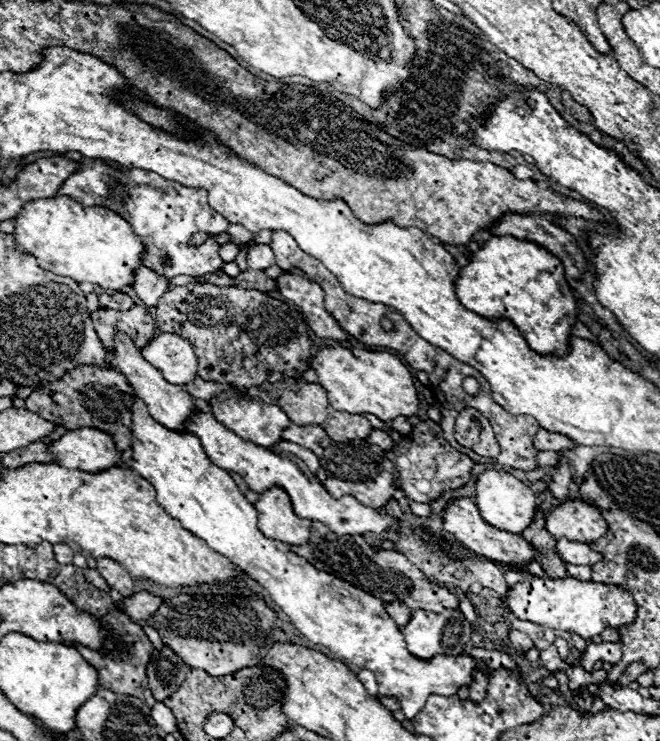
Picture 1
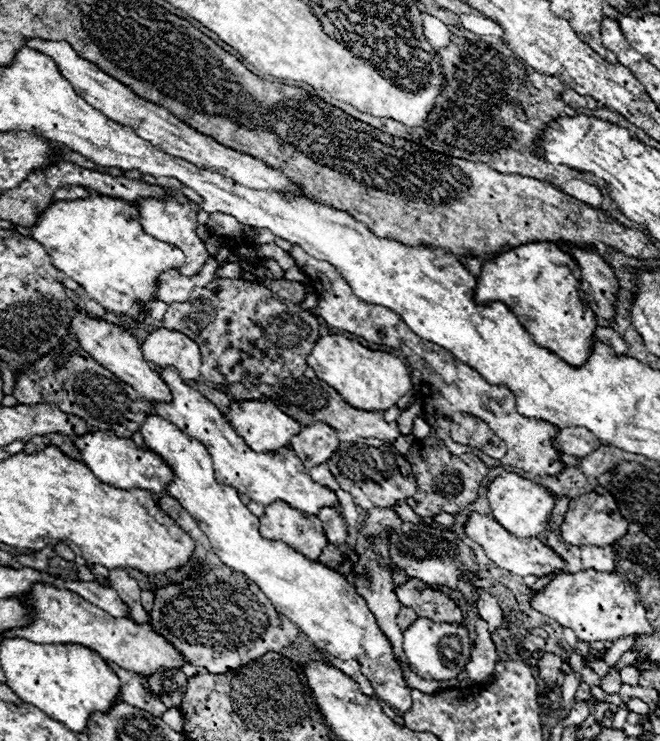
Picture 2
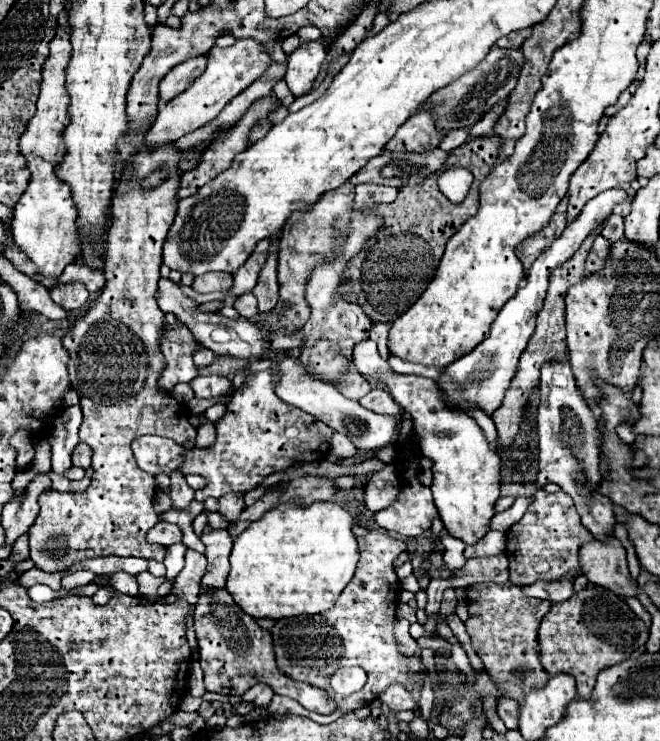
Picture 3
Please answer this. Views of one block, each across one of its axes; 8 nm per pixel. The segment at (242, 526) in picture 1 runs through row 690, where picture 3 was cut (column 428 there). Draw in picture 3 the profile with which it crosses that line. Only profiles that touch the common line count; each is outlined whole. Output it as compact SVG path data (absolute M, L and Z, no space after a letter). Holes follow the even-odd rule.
M362 340L354 346L352 350L352 362L356 366L358 372L362 372L362 376L374 376L386 382L386 386L390 388L392 398L402 404L402 408L406 412L412 414L414 418L414 434L420 440L420 452L434 460L432 472L434 472L434 482L432 482L432 494L434 494L434 504L438 508L440 520L444 522L444 528L448 530L450 536L462 540L464 544L476 544L480 538L484 538L490 530L490 520L496 514L494 504L500 498L500 456L490 448L490 444L486 442L480 426L476 424L474 418L470 418L466 412L462 410L452 410L442 402L440 390L436 386L434 380L428 380L424 376L414 376L414 374L394 374L390 372L390 366L386 360L382 360L378 356L376 350L376 342L372 340Z

